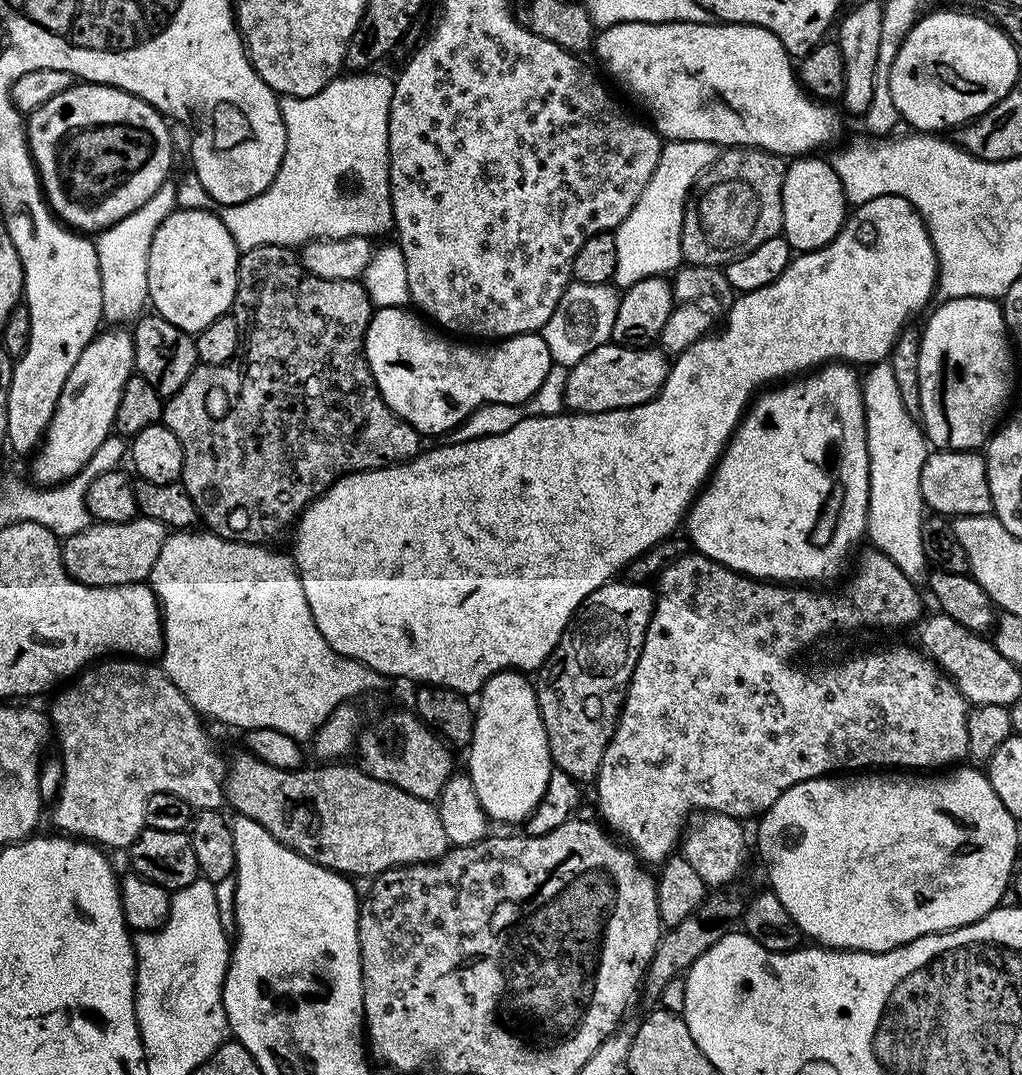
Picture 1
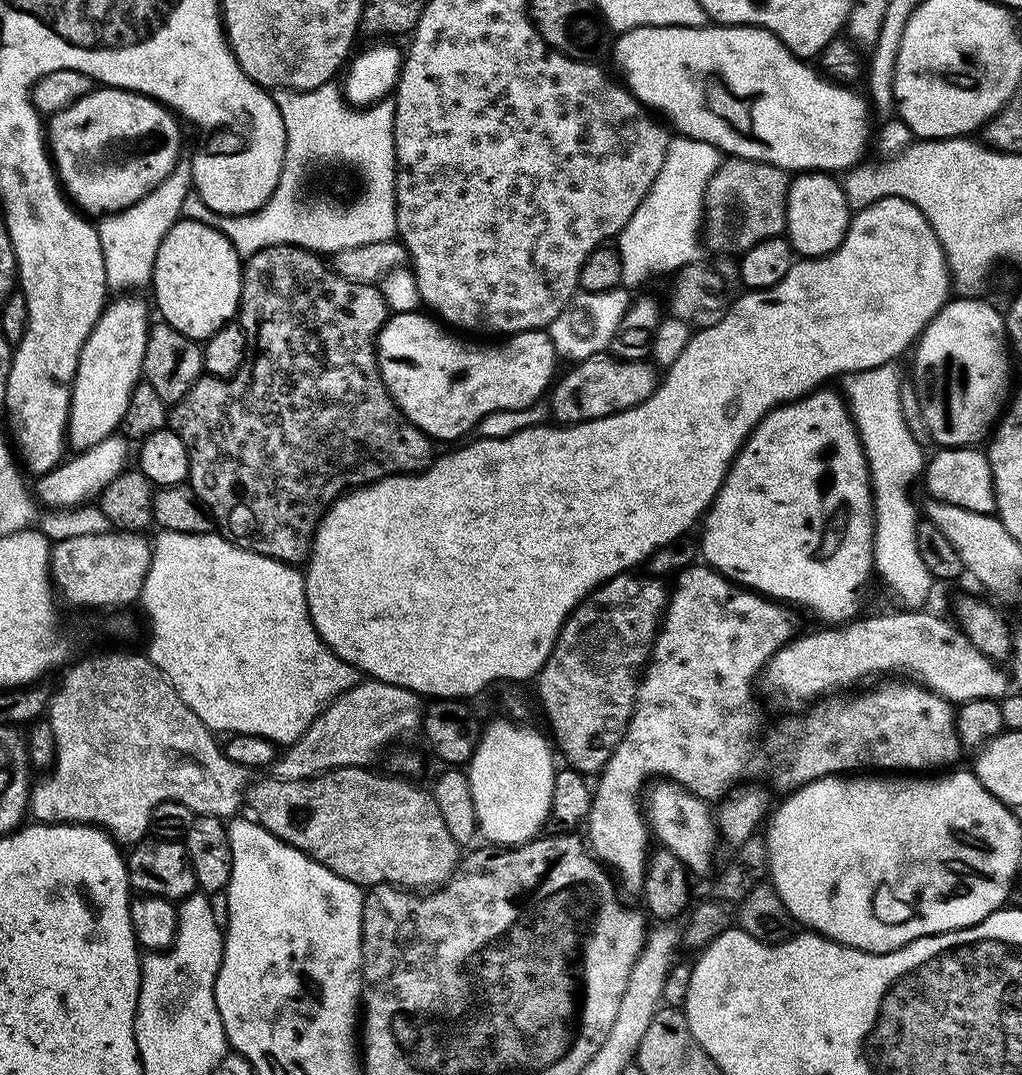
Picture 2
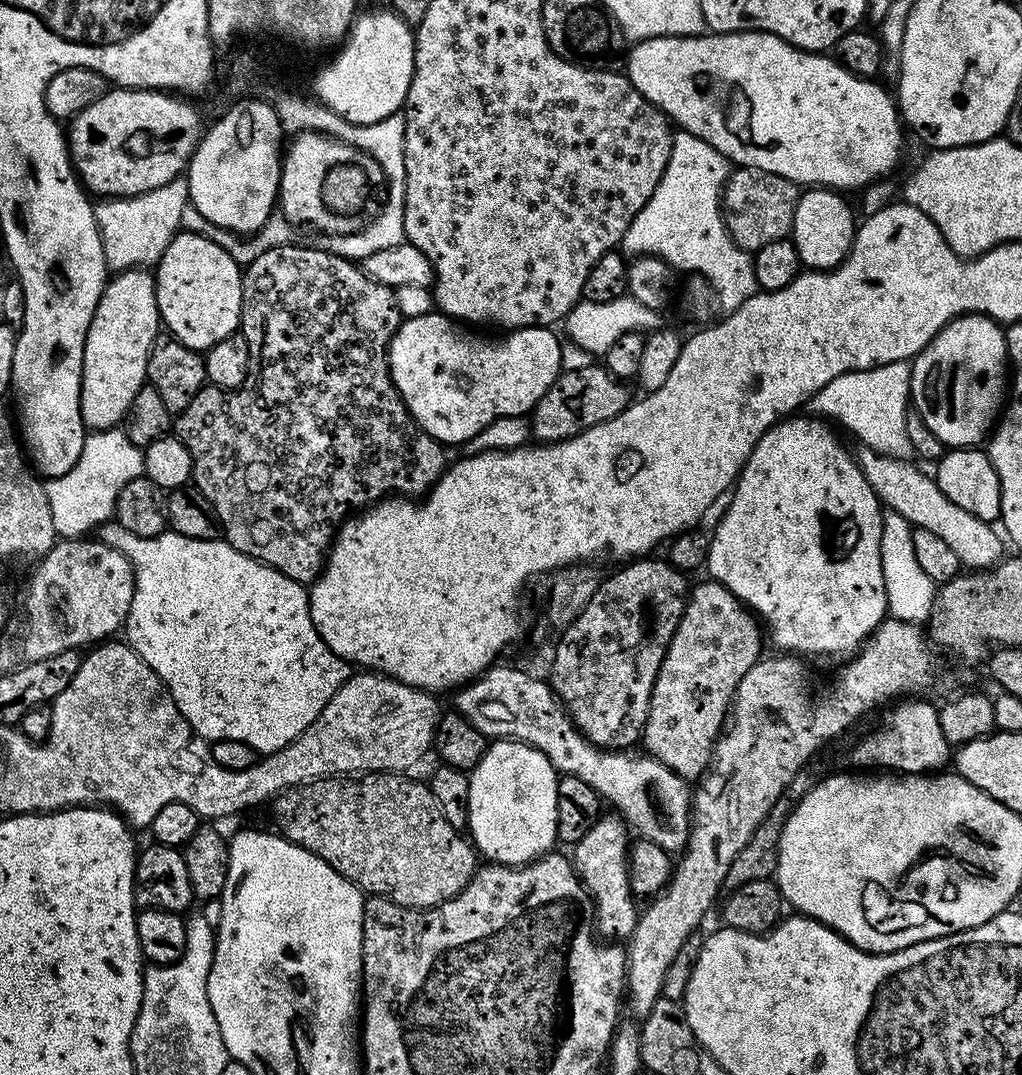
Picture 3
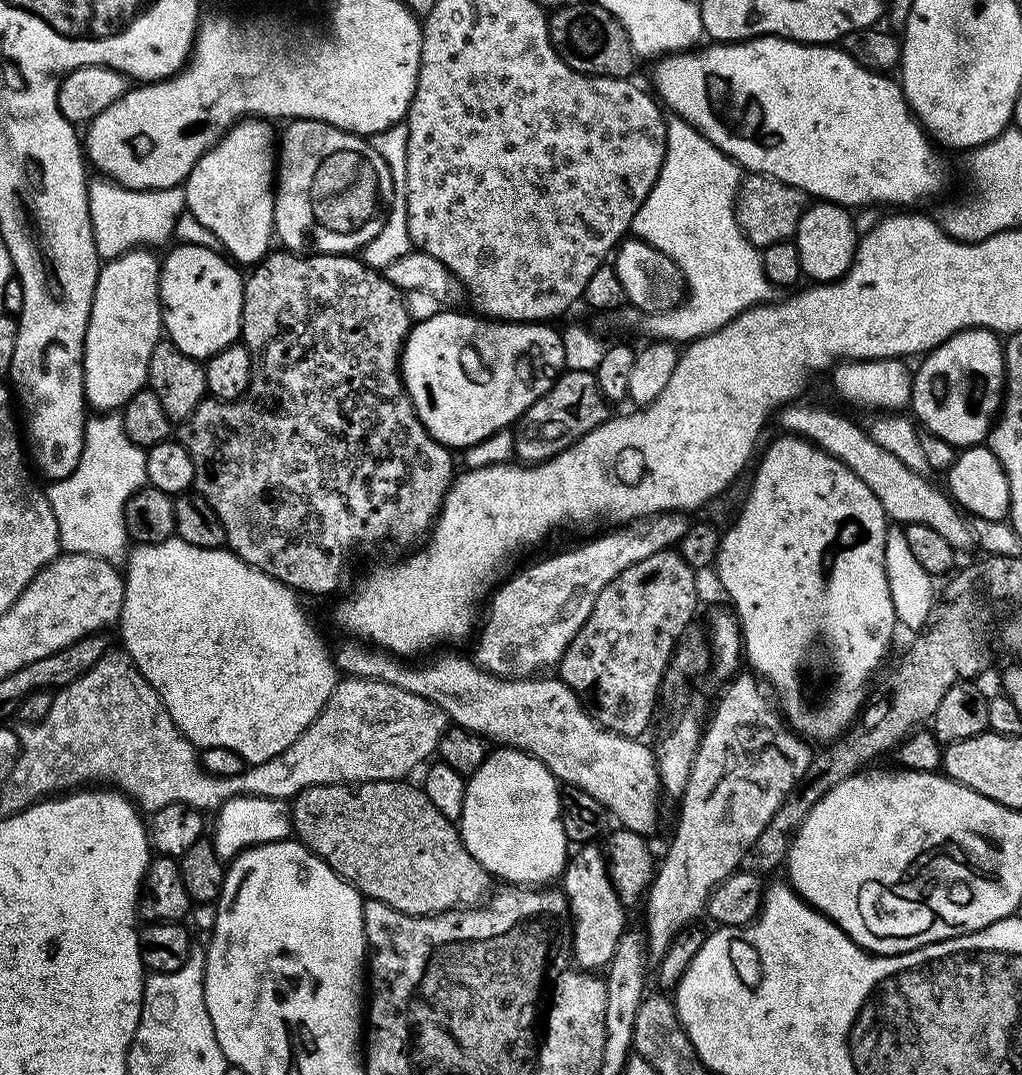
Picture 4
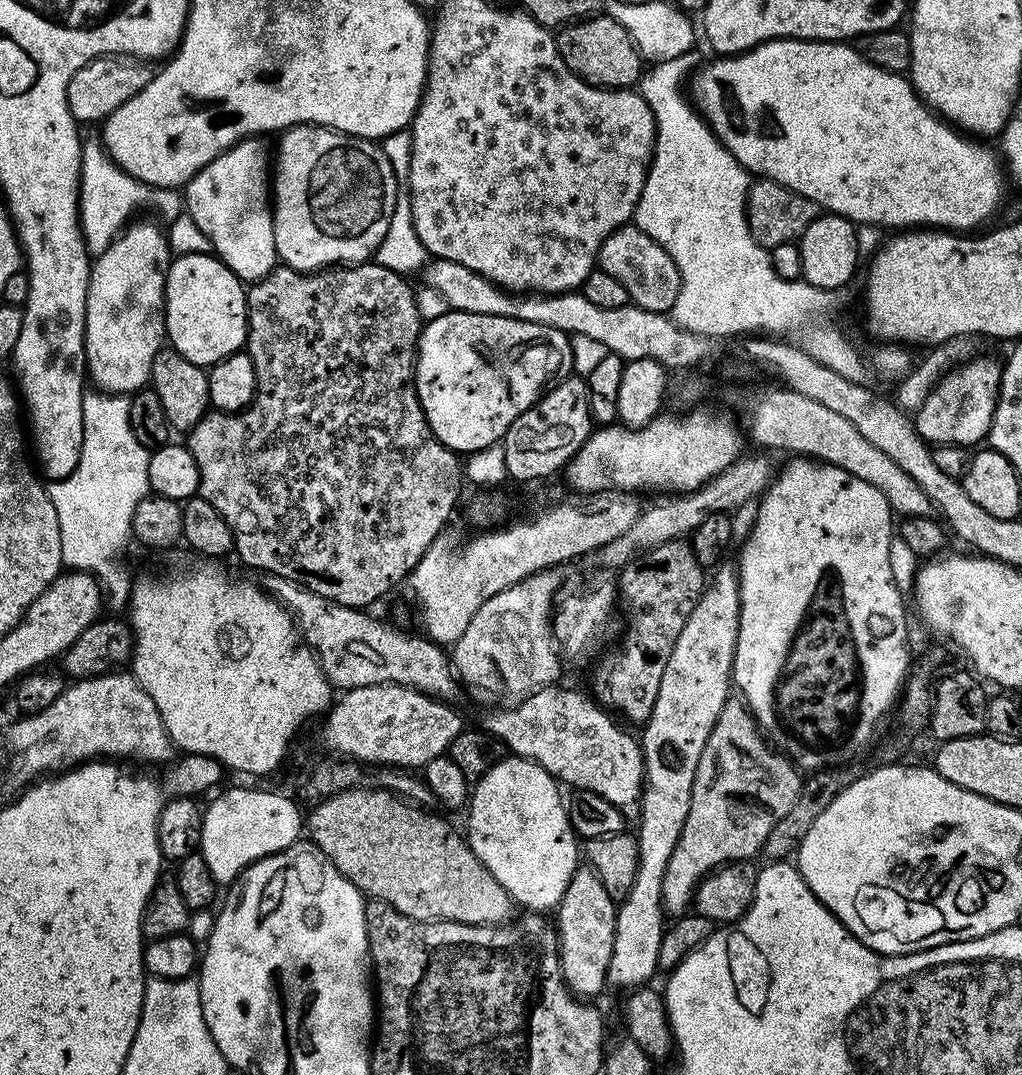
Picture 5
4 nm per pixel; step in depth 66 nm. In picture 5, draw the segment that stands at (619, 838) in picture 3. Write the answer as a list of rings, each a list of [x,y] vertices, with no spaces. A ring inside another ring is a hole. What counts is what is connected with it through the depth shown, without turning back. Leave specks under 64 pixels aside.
[[[587,866],[577,867],[555,909],[554,927],[560,945],[560,972],[569,992],[580,998],[592,998],[606,988],[610,950],[614,950],[614,922],[617,901],[606,894],[602,882]]]

